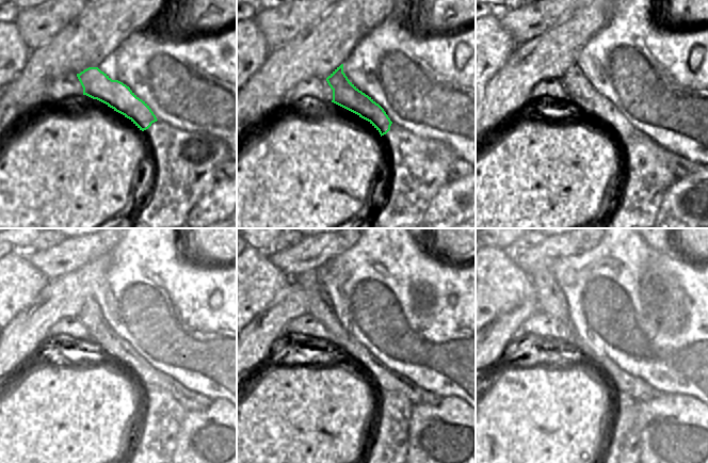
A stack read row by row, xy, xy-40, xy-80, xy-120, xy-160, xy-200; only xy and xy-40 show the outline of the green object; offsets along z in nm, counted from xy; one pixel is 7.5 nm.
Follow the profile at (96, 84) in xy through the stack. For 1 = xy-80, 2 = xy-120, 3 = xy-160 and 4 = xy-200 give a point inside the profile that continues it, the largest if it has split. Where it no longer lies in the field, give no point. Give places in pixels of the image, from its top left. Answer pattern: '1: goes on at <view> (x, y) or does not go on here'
1: goes on at xy-80 (582, 95)
2: goes on at xy-120 (102, 336)
3: goes on at xy-160 (341, 338)
4: goes on at xy-200 (564, 319)

